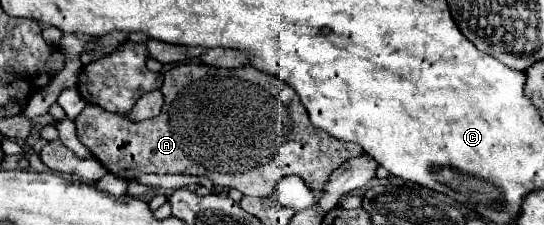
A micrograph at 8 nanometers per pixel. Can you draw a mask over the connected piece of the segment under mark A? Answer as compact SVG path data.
M179 64L175 68L171 68L167 74L165 74L165 82L161 86L163 90L163 96L165 96L165 104L161 108L161 114L151 118L151 120L141 120L141 122L131 122L127 120L123 114L111 114L111 112L105 112L103 108L97 108L93 104L87 104L85 110L77 116L75 124L77 124L77 136L79 140L93 152L93 156L115 176L121 176L123 180L133 180L135 176L141 176L141 174L193 174L193 176L207 176L213 186L233 186L237 190L241 190L243 194L249 194L249 196L267 196L269 192L273 192L273 188L277 186L277 180L281 176L287 176L287 174L297 174L299 178L305 180L305 184L311 188L311 190L317 190L321 192L323 190L323 184L327 180L327 176L339 168L345 160L353 158L355 154L359 154L359 148L357 144L351 144L351 142L341 142L341 140L333 140L329 134L321 132L319 128L313 128L313 124L309 122L309 116L305 112L305 106L301 104L299 96L293 92L293 88L289 88L283 80L277 80L277 76L269 76L269 74L263 74L259 70L253 70L251 66L241 66L241 68L231 68L231 70L225 70L225 68L213 68L213 66L205 66L205 64Z

